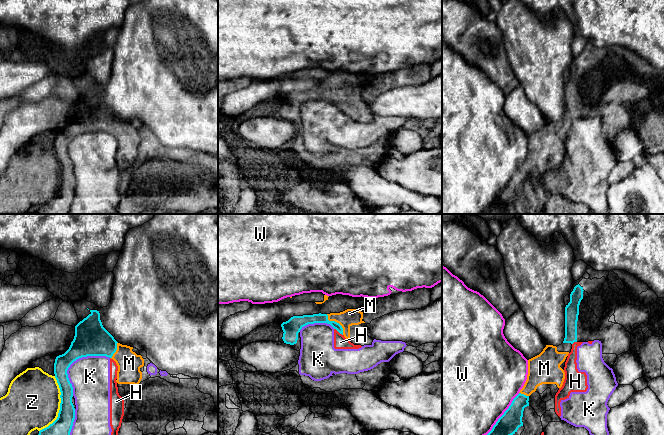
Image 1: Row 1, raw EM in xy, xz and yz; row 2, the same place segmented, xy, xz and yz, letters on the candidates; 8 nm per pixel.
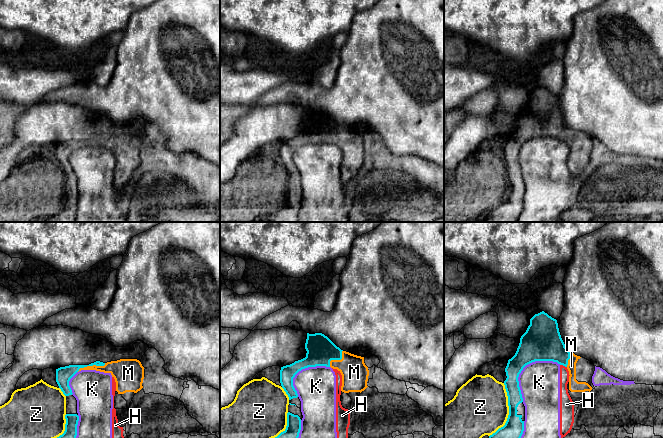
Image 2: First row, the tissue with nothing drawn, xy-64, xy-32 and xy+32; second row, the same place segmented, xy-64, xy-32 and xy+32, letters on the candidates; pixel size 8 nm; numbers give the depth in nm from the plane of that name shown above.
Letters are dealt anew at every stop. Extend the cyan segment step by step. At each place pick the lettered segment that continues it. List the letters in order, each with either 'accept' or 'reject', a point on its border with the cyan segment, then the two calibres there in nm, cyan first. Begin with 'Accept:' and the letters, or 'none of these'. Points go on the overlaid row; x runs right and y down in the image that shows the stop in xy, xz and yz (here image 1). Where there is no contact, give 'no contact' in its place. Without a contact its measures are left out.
Accept: M
H: reject | xz (338, 331) | 80/110 nm
K: reject | xy (74, 360) | 280/320 nm
M: accept | xz (336, 322) | 80/140 nm
W: reject | yz (503, 414) | 170/500 nm
Z: reject | xy (60, 406) | 150/440 nm

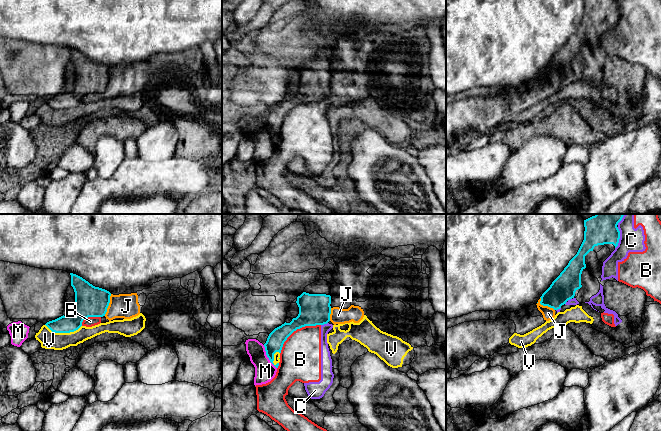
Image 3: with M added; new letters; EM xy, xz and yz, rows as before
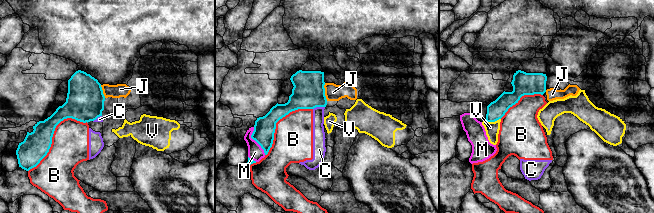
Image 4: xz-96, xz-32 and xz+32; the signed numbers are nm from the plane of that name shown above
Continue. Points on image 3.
Accept: none of these
B: reject | xz (296, 329) | 260/340 nm
C: reject | yz (619, 238) | 240/190 nm
J: reject | yz (544, 305) | 200/100 nm
M: reject | xz (267, 356) | 140/170 nm
V: reject | xy (63, 332) | 140/140 nm

